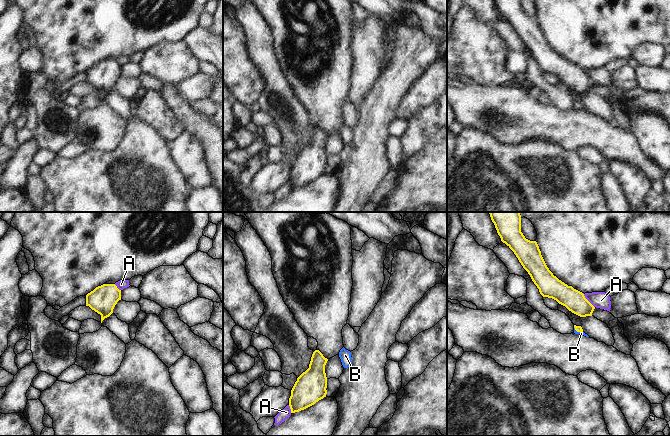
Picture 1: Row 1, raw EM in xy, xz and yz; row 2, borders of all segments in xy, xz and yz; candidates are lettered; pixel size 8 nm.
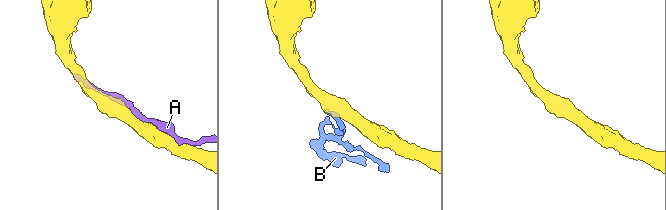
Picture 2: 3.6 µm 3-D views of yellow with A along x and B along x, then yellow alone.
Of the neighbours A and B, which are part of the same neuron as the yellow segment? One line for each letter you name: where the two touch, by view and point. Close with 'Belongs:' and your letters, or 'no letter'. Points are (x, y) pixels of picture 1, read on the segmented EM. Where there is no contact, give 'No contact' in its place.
B: Touches yellow at yz (578, 331)
Belongs: B

